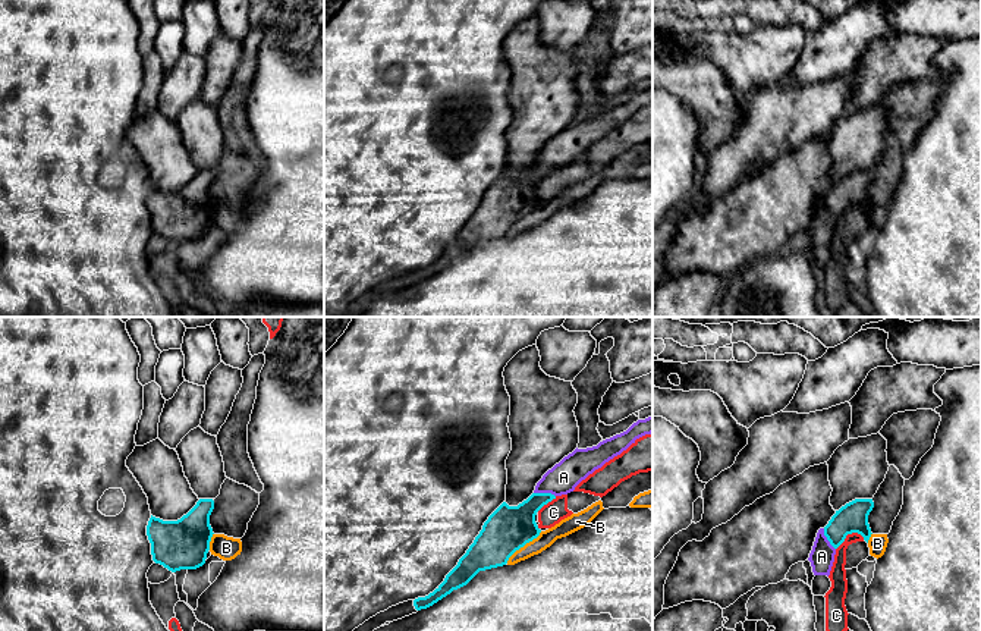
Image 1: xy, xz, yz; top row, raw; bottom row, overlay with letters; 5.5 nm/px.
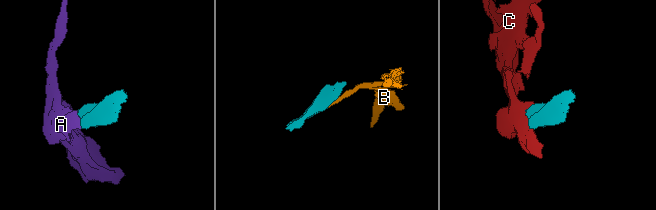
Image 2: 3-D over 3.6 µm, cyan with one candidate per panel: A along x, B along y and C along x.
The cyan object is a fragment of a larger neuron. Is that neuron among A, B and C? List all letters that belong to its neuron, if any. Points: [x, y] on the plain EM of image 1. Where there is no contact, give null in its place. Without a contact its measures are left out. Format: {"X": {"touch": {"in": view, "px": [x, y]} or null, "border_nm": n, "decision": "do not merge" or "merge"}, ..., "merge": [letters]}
{"A": {"touch": {"in": "xz", "px": [544, 165]}, "border_nm": 120, "decision": "merge"}, "B": {"touch": {"in": "xz", "px": [522, 217]}, "border_nm": 260, "decision": "do not merge"}, "C": {"touch": {"in": "yz", "px": [848, 204]}, "border_nm": 170, "decision": "do not merge"}, "merge": ["A"]}

